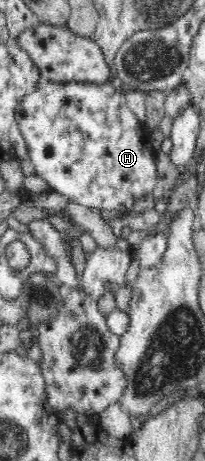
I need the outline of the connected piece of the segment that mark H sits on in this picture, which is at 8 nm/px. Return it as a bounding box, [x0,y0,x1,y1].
[16,80,158,212]

